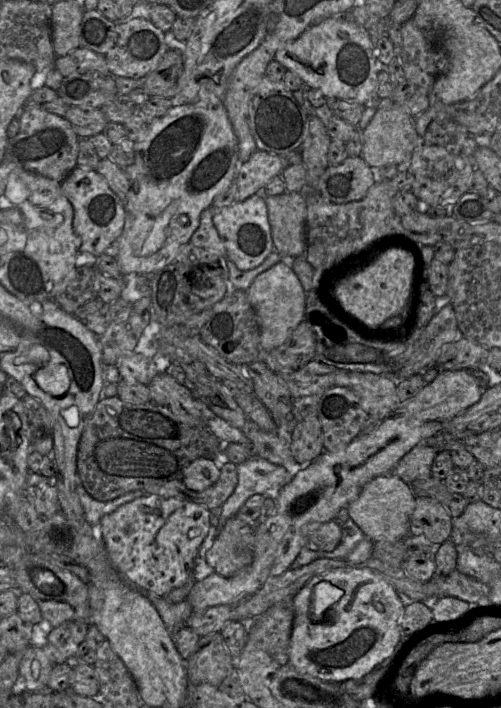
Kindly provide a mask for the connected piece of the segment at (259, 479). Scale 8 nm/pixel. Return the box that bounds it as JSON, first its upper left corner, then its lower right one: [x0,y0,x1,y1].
[211,455,293,535]

